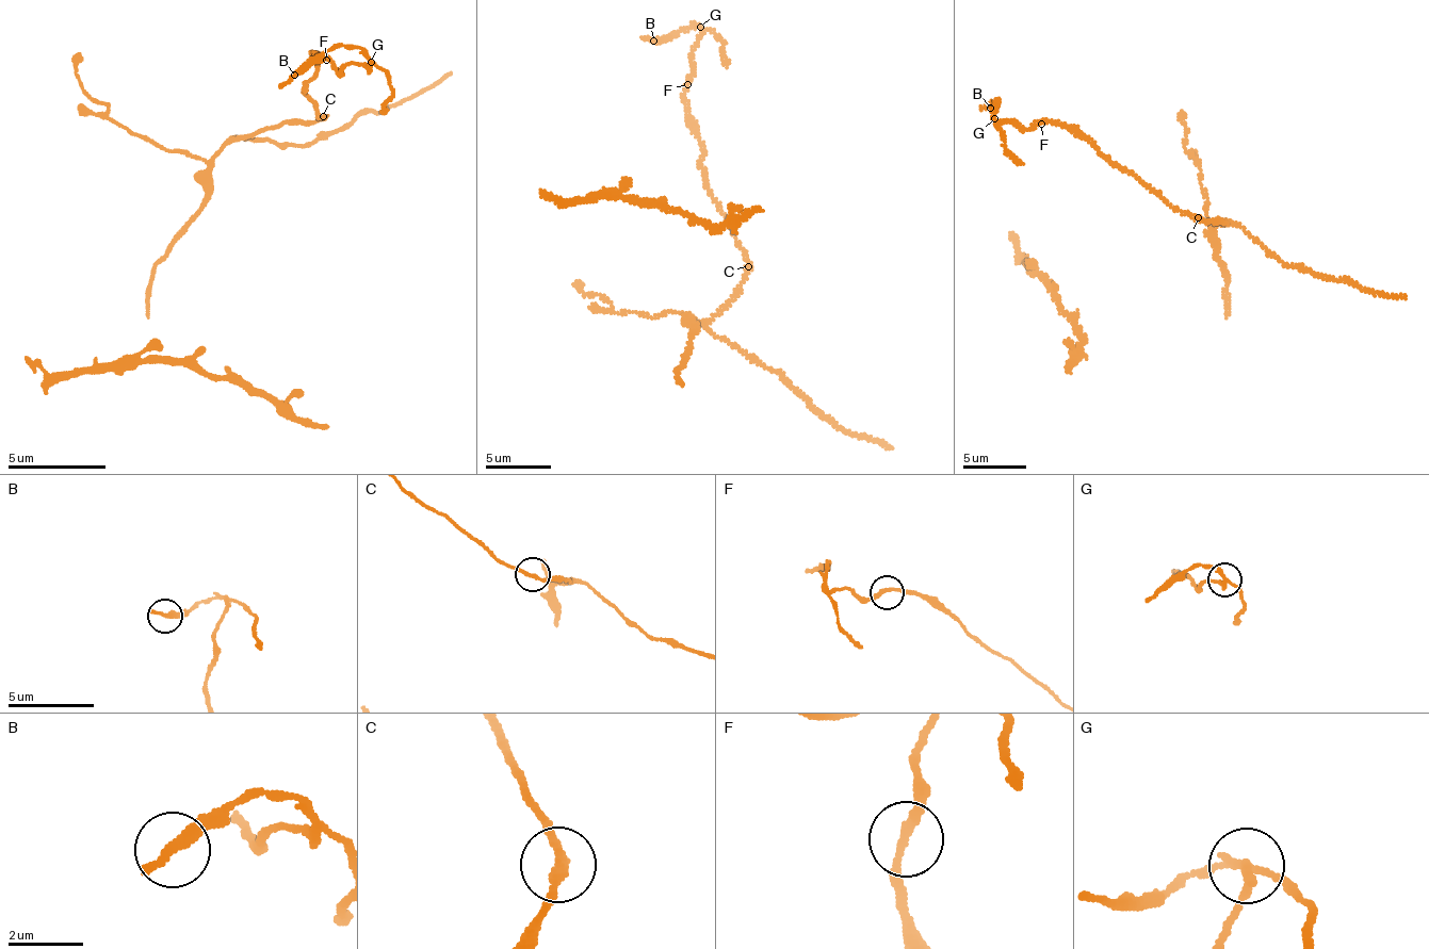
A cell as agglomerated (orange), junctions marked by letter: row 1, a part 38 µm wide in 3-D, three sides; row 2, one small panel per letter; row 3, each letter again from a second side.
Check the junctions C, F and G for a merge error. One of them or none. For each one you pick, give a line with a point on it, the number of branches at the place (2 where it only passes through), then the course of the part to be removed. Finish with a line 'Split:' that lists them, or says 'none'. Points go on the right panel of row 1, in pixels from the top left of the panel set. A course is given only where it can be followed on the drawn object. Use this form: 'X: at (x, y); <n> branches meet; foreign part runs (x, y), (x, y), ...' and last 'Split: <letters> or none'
G: at (994, 118); 3 branches meet; foreign part runs (995, 119), (995, 100), (980, 109)
Split: G

